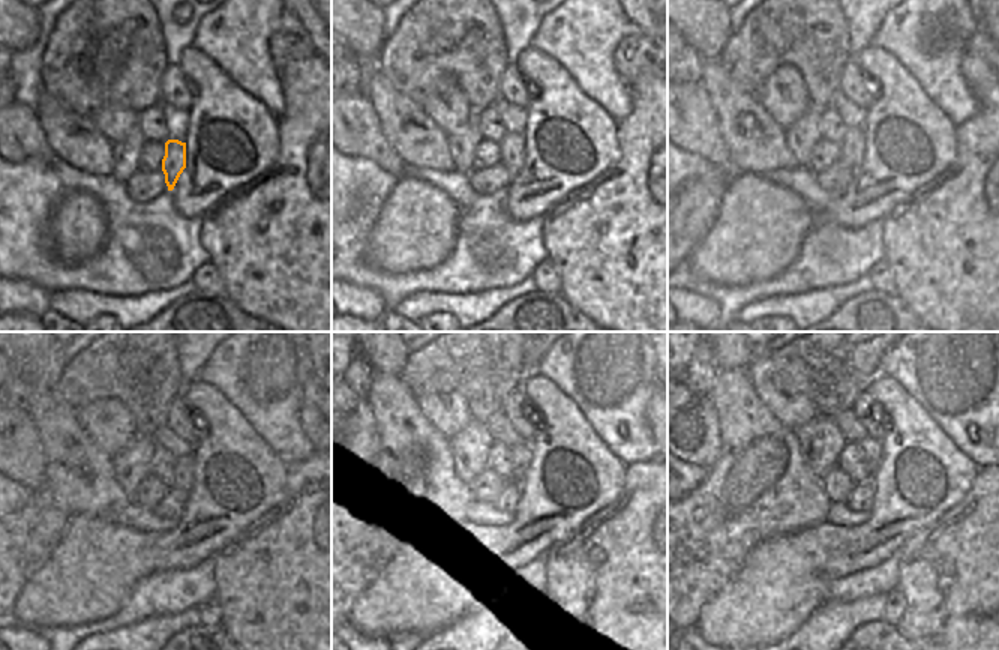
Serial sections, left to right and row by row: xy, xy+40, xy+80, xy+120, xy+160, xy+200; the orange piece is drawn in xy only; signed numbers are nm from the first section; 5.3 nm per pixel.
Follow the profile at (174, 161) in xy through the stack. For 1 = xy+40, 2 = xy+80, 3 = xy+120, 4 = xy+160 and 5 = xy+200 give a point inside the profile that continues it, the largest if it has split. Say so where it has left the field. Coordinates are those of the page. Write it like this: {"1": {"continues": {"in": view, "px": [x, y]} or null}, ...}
{"1": {"continues": {"in": "xy+40", "px": [513, 144]}}, "2": {"continues": {"in": "xy+80", "px": [852, 146]}}, "3": {"continues": {"in": "xy+120", "px": [185, 466]}}, "4": {"continues": {"in": "xy+160", "px": [521, 455]}}, "5": {"continues": {"in": "xy+200", "px": [870, 446]}}}

